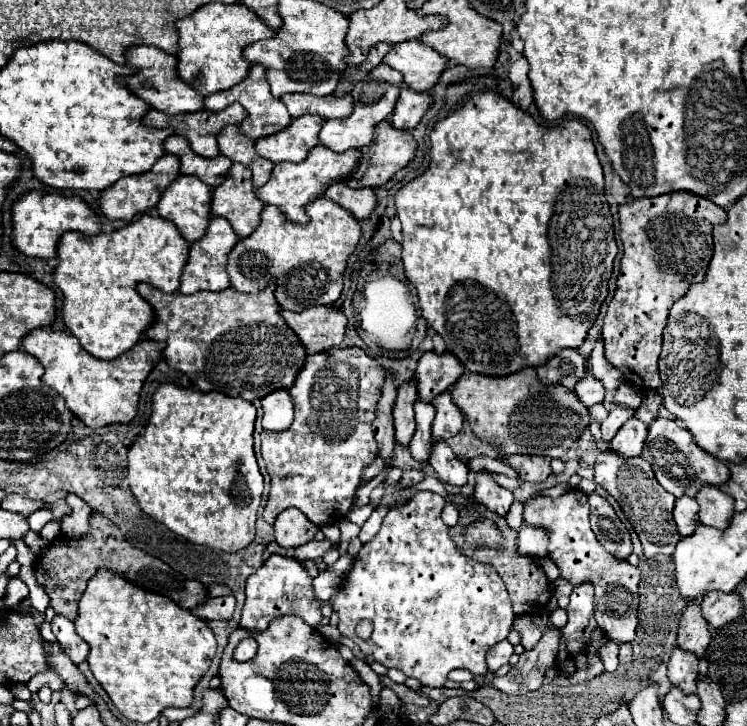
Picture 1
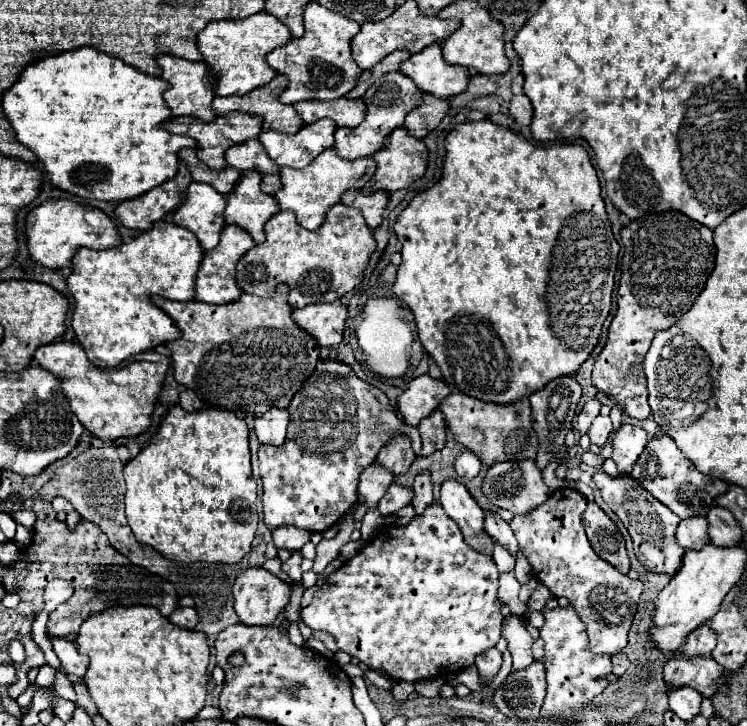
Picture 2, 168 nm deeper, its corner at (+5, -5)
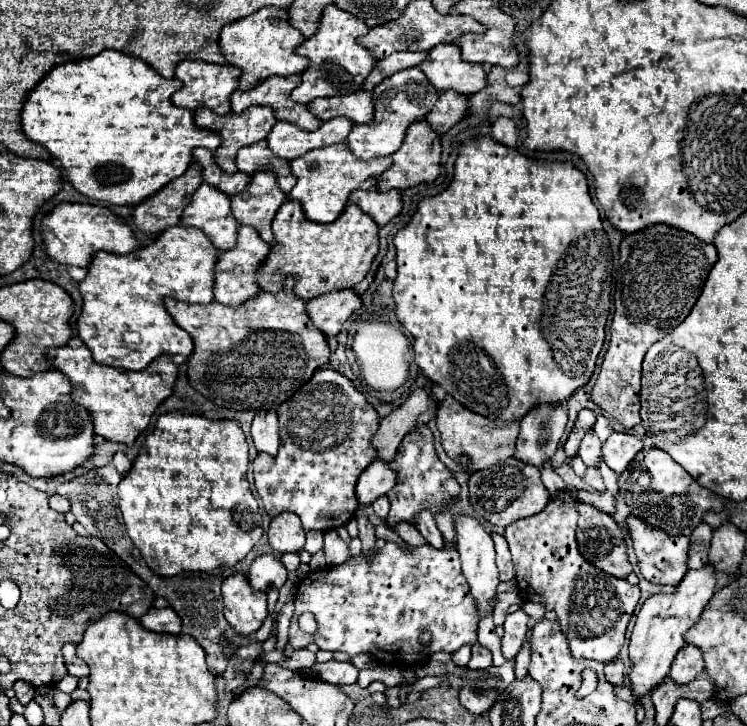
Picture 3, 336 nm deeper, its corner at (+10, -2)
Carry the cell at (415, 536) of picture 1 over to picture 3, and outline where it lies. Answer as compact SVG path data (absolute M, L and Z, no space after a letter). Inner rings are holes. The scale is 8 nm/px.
M444 540L444 546L436 550L434 546L410 546L386 542L384 548L376 550L374 556L358 554L338 566L328 566L318 572L310 572L304 580L300 580L296 590L296 610L290 624L290 644L294 650L316 643L322 650L340 650L348 656L368 654L390 666L406 668L408 664L414 668L422 662L428 662L434 652L456 652L466 644L478 642L478 606L470 594L470 586L460 570L460 556L456 554L454 544ZM302 612L312 612L318 622L316 634L306 634L298 628L298 616ZM422 632L432 632L432 640L428 644L420 642Z

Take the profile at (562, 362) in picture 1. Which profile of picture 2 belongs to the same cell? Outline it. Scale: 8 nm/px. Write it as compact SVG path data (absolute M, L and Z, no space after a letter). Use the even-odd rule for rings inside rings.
M561 377L557 381L551 381L545 389L541 389L537 395L531 395L531 409L533 409L533 427L539 439L539 451L535 457L535 463L539 469L545 469L553 457L557 455L557 451L565 445L565 435L573 425L573 417L577 413L577 403L581 397L581 387L577 385L575 377Z

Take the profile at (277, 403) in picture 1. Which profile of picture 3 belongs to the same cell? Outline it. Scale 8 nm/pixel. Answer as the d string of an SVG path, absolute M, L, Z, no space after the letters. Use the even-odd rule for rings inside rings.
M266 412L256 416L252 422L252 440L258 452L266 452L270 456L278 454L280 438L278 438L278 416L276 412Z

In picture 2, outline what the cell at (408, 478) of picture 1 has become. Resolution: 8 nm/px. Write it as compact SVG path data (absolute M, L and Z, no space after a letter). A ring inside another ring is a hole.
M393 483L393 485L387 489L385 497L379 501L377 507L379 507L379 513L381 513L381 515L395 515L399 509L403 509L405 505L409 505L411 499L413 499L413 491L411 491L411 489Z

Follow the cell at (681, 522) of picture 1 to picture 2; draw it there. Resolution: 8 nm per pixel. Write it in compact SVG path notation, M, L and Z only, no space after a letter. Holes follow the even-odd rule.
M693 517L691 521L681 521L681 527L677 527L677 543L683 549L693 549L693 551L699 551L707 543L711 543L707 533L707 519Z

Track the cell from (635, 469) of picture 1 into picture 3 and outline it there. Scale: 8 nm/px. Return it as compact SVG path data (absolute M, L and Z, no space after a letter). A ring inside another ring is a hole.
M634 514L626 518L626 524L628 524L628 534L632 538L632 546L638 558L640 574L654 584L674 584L676 586L688 570L688 546L690 546L688 538L686 536L672 538L666 530L648 526L644 518L636 518Z

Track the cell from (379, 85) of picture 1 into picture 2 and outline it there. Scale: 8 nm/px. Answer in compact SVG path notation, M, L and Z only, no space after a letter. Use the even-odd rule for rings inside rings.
M389 73L381 77L377 83L369 87L369 91L363 95L363 101L367 105L365 121L355 129L337 129L335 137L335 151L339 157L355 161L359 157L371 157L385 145L385 139L393 133L393 129L401 127L405 123L405 117L409 111L413 111L417 105L423 103L423 91L403 73Z

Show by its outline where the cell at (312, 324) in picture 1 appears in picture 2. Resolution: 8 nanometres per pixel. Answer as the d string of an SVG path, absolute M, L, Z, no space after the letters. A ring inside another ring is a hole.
M341 299L331 303L307 305L303 309L293 311L293 319L297 321L297 325L309 331L321 347L333 347L341 343L347 317L347 305Z

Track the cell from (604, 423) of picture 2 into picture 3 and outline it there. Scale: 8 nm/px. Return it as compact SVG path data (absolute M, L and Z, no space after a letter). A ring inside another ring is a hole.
M592 428L592 430L584 436L584 440L582 440L582 444L580 444L580 450L578 450L578 454L580 454L580 458L584 460L586 466L596 466L596 464L598 464L598 458L602 456L600 446L602 446L602 442L598 440L598 436L596 436L596 432L594 432L594 428Z

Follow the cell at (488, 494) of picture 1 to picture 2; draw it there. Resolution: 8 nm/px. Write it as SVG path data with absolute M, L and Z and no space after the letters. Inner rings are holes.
M485 513L485 531L491 535L491 539L495 543L503 545L511 553L511 557L517 557L519 545L517 545L517 539L513 537L513 531L507 521L503 521L499 515Z

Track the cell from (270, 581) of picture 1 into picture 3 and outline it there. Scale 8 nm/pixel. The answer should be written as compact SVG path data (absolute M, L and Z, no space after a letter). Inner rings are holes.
M236 572L222 582L222 598L224 616L236 632L250 634L262 626L268 614L266 592L252 590L252 584L242 572Z

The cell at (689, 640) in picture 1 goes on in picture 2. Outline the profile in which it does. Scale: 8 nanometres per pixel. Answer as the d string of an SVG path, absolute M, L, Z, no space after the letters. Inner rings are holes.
M669 657L665 663L663 679L667 689L679 687L693 687L699 693L705 693L711 699L717 689L723 685L725 669L717 665L711 657L697 657L695 661L685 661L685 657Z

